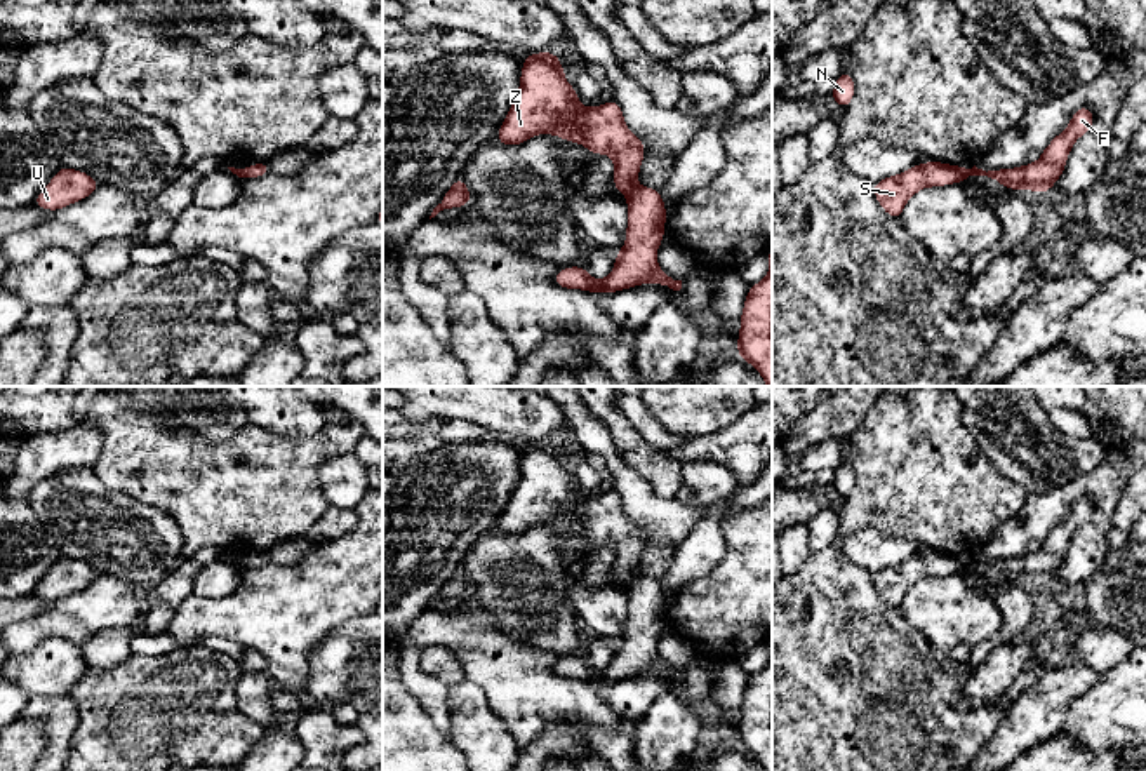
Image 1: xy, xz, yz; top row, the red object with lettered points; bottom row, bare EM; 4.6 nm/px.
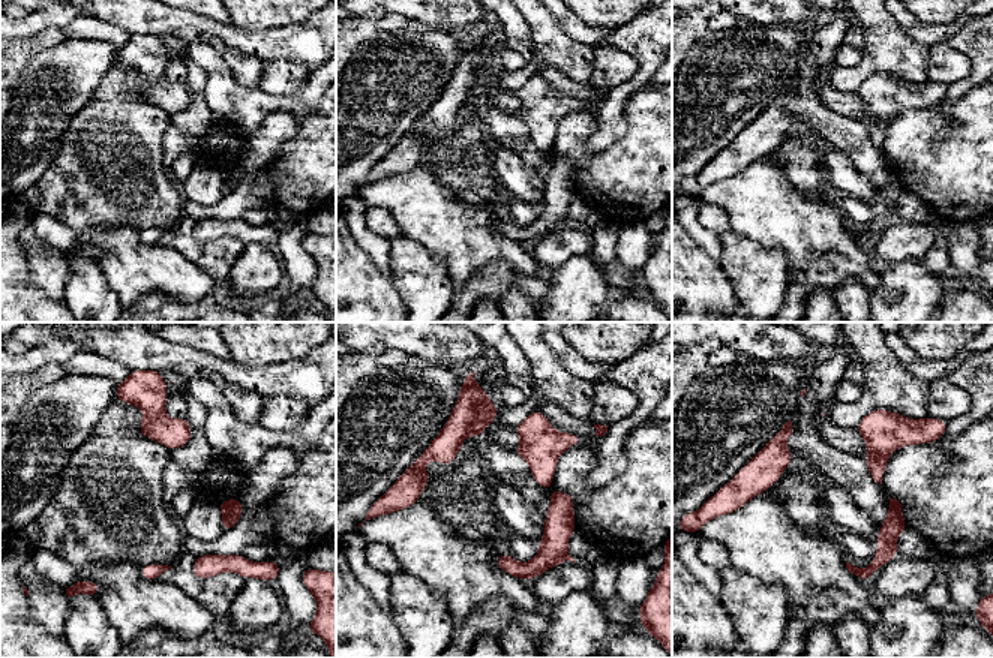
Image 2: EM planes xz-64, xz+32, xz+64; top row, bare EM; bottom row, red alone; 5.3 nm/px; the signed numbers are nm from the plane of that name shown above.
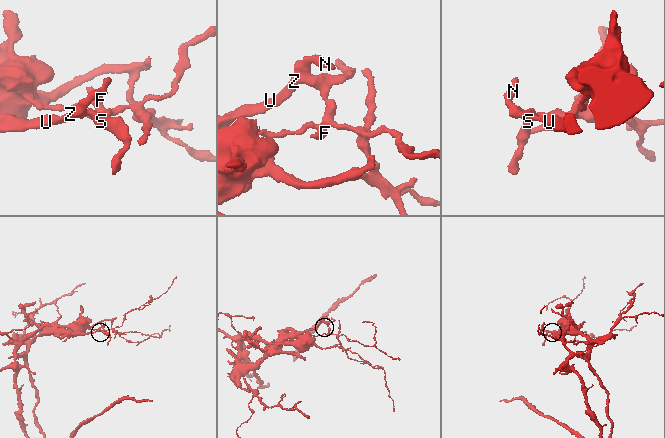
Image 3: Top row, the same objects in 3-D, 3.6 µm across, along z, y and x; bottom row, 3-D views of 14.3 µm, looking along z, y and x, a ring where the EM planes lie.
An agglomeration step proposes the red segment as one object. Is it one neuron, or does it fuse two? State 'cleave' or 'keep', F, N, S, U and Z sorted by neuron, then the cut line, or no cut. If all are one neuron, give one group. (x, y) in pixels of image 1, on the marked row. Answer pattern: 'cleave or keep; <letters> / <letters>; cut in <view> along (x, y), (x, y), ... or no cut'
cleave; F / N S U Z; cut in xz along (635, 185), (626, 195)

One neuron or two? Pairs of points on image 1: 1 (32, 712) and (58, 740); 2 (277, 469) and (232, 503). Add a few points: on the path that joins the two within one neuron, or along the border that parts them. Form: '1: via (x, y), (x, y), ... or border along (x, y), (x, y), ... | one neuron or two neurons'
1: via (42, 712), (58, 724), (58, 730) | one neuron
2: via (266, 479), (256, 489), (242, 495) | one neuron

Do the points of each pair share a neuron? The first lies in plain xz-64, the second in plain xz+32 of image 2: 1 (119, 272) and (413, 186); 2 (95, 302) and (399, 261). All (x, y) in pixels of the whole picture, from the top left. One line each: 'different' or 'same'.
1: same
2: same

